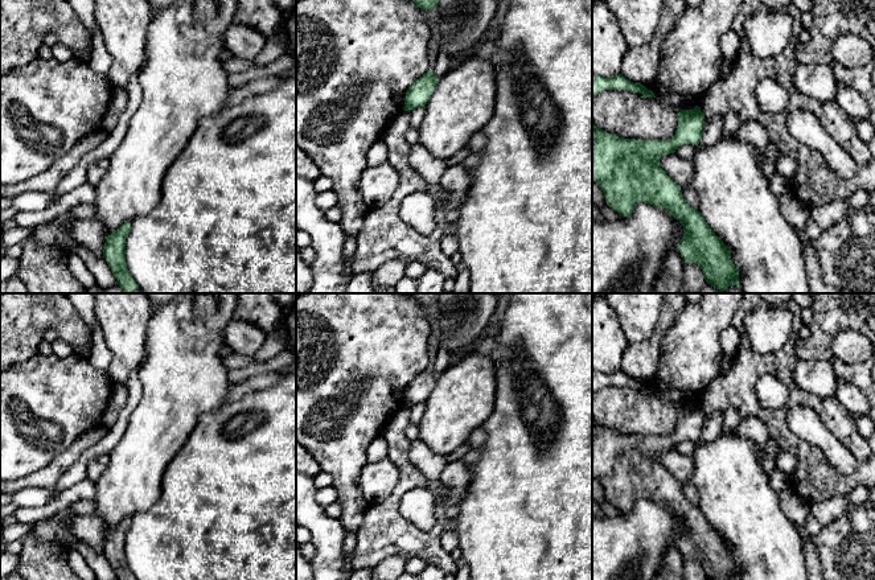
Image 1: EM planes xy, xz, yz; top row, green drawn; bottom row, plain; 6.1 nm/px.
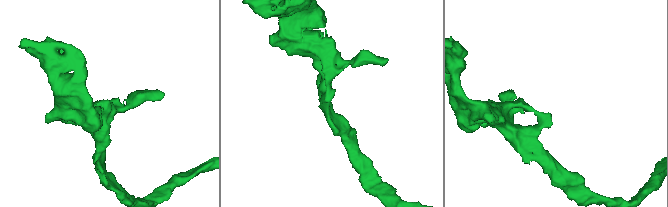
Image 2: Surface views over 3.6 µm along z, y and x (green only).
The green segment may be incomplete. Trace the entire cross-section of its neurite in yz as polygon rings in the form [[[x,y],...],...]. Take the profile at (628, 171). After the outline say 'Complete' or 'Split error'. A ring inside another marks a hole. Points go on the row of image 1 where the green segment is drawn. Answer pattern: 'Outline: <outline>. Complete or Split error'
Outline: [[[698,106],[693,110],[681,110],[675,135],[667,140],[623,139],[597,128],[592,122],[592,181],[603,190],[607,205],[621,217],[630,217],[640,202],[666,209],[683,226],[678,251],[685,263],[697,263],[707,284],[727,292],[730,285],[740,287],[739,270],[731,260],[731,251],[710,229],[702,214],[685,201],[681,186],[660,165],[660,159],[674,153],[678,147],[701,143],[704,119]]]. Complete

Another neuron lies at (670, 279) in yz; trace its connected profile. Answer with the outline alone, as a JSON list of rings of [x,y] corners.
[[[679,251],[666,254],[652,293],[681,293],[685,276],[685,260]]]

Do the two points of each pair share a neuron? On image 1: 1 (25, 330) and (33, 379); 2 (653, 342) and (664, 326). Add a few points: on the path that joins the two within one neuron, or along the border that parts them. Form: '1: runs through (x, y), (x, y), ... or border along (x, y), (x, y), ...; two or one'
1: border along (37, 353), (13, 366); two
2: runs through (657, 338), (660, 330); one

